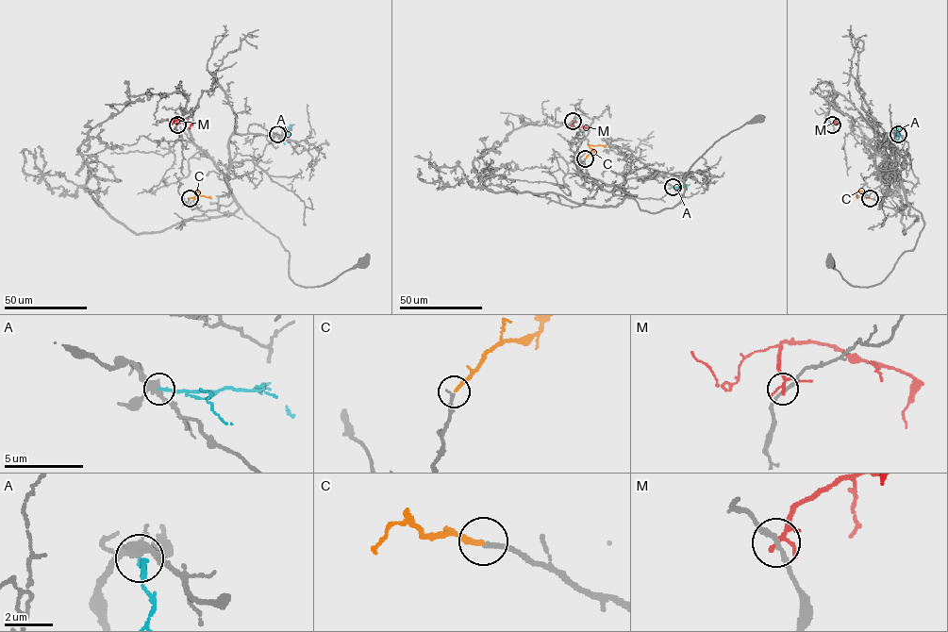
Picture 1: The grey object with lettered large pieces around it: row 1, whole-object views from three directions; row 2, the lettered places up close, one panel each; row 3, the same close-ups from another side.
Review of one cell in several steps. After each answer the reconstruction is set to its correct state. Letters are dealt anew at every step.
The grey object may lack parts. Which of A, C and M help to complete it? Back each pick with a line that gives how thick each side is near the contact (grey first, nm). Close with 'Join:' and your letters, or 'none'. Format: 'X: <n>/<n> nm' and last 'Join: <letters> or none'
C: 240/220 nm
Join: C

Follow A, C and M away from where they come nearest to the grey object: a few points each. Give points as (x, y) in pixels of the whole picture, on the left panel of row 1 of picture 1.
A: (277, 134), (281, 135), (291, 125), (291, 129)
C: (190, 198), (193, 197), (197, 191), (193, 191), (211, 198)
M: (176, 124), (176, 119), (190, 122), (190, 128)

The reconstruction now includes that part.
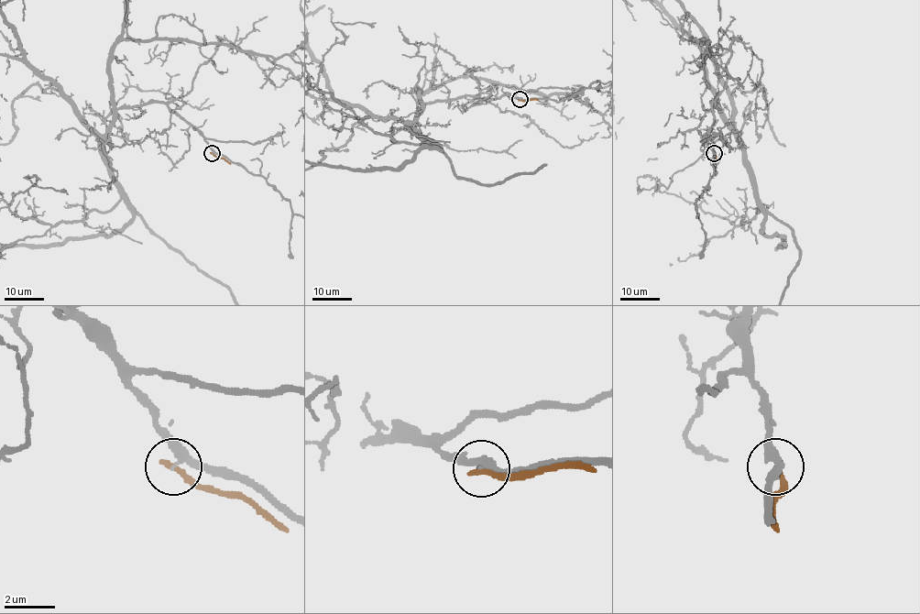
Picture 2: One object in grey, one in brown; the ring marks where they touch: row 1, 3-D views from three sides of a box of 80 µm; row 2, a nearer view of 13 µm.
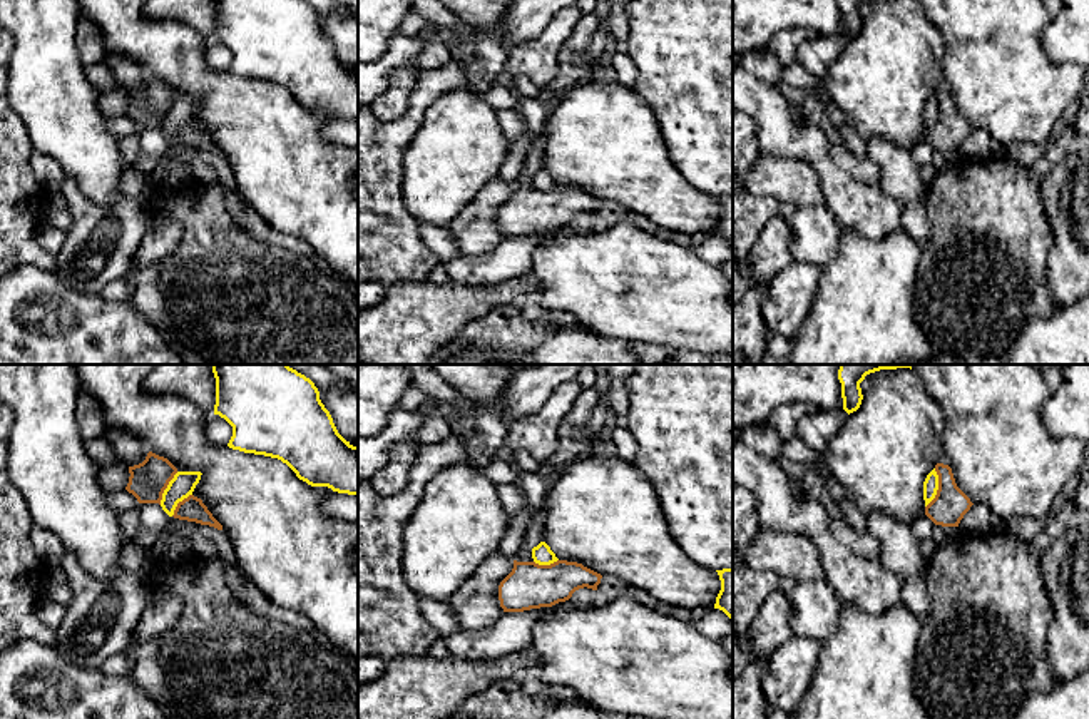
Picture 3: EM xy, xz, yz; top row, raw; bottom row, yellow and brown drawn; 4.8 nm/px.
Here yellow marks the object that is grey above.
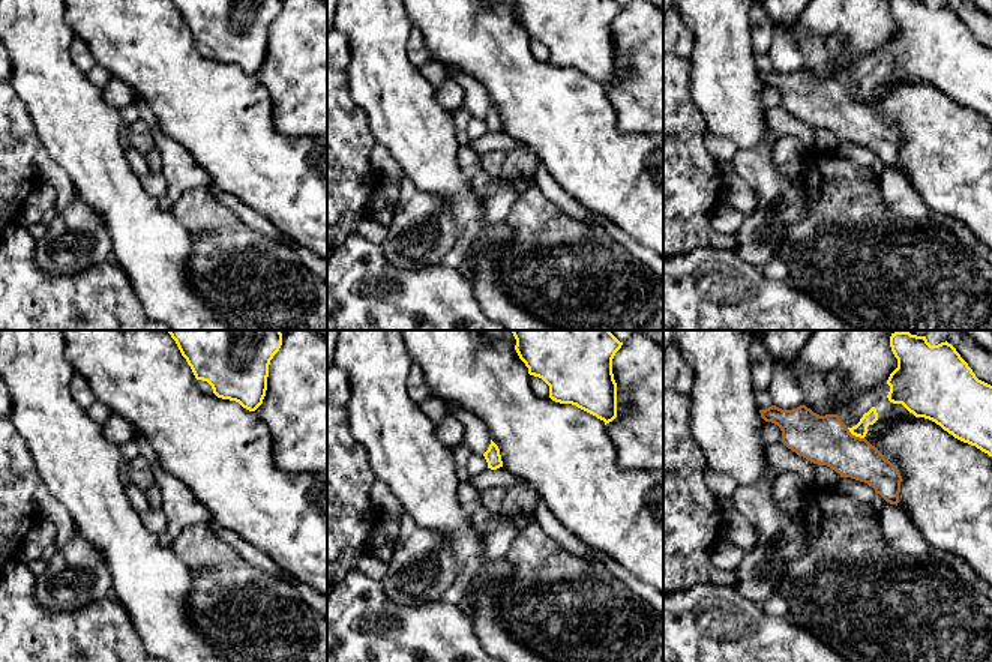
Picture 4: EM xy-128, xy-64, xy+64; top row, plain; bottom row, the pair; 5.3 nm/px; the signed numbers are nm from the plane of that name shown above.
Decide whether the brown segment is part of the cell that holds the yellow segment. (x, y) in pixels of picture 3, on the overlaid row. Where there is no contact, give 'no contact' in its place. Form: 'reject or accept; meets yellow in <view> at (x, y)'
reject; meets yellow in yz at (937, 489)

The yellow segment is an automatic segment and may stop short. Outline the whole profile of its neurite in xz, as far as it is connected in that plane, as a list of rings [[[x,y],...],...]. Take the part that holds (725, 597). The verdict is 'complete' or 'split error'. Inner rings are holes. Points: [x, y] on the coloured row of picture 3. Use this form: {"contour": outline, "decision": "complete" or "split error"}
{"contour": [[[733,569],[716,570],[721,580],[721,590],[714,609],[723,610],[733,620]]], "decision": "complete"}

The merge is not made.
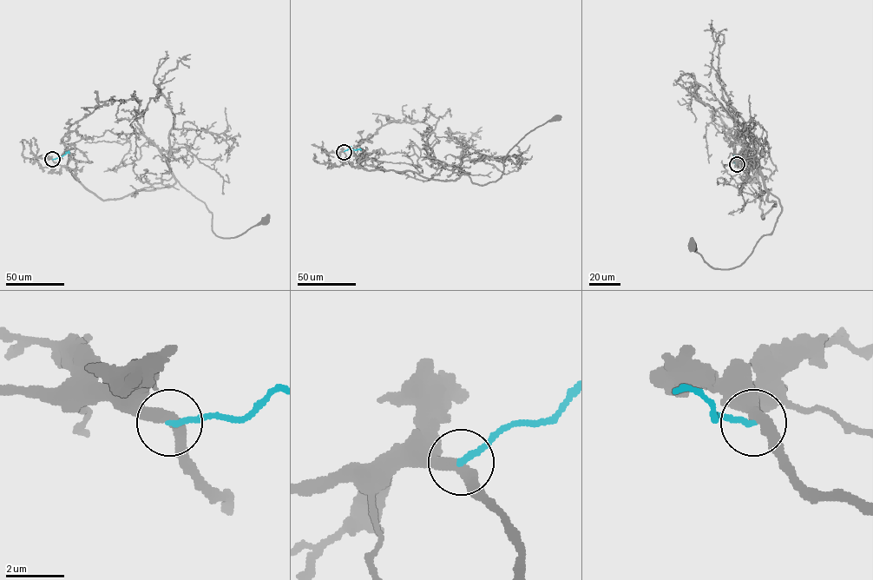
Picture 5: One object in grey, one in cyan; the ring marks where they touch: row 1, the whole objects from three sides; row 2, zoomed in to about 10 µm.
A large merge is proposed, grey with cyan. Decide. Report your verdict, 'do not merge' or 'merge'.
do not merge

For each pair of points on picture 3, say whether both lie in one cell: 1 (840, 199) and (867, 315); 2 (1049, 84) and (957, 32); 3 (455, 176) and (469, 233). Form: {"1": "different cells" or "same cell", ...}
{"1": "different cells", "2": "same cell", "3": "different cells"}

